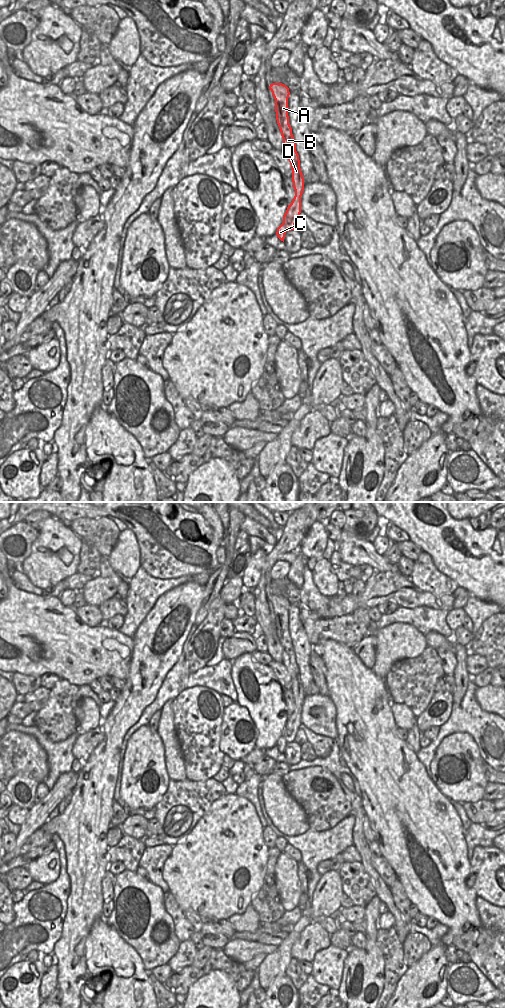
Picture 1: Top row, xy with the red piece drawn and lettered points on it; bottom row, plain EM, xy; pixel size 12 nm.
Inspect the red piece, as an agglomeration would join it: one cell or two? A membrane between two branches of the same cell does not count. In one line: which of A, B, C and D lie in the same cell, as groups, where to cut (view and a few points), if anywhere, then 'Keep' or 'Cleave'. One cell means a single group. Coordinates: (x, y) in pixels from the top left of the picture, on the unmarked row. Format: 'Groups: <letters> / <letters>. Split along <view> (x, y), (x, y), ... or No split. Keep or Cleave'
Groups: A B D / C. Split along xy (282, 735), (288, 742). Cleave

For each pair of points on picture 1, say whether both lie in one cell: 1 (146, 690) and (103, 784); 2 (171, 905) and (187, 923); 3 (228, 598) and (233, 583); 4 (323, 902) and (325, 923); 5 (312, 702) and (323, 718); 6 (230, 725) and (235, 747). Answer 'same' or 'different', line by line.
1: same
2: same
3: same
4: different
5: same
6: same

